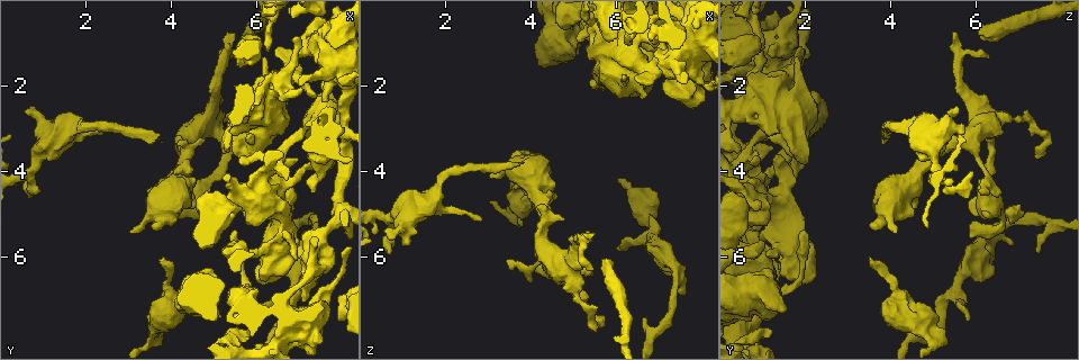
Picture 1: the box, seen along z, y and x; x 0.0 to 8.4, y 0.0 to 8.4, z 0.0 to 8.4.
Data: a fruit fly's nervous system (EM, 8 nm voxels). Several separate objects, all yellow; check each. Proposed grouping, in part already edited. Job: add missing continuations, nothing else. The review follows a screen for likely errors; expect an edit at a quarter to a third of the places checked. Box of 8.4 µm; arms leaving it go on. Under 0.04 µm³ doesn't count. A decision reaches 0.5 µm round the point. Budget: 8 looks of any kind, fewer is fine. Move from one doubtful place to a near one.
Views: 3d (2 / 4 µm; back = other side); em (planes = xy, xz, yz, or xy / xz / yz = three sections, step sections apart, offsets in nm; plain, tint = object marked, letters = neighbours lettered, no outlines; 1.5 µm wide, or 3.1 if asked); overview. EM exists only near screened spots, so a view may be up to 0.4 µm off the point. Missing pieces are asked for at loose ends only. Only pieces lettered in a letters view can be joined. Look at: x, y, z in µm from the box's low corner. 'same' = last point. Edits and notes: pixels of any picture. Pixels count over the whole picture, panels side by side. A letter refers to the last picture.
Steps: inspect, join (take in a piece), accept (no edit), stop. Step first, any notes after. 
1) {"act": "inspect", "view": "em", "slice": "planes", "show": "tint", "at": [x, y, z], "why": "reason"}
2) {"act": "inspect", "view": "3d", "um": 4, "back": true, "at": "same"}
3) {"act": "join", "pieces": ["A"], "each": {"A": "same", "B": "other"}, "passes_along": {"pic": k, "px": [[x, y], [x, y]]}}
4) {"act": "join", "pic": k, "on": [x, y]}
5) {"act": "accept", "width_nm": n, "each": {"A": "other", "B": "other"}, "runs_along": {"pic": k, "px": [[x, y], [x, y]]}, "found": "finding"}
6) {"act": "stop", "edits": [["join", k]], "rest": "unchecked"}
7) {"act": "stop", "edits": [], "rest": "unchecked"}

{"act": "inspect", "view": "3d", "um": 2, "at": [6.75, 5.85, 7.45], "why": "an open end"}

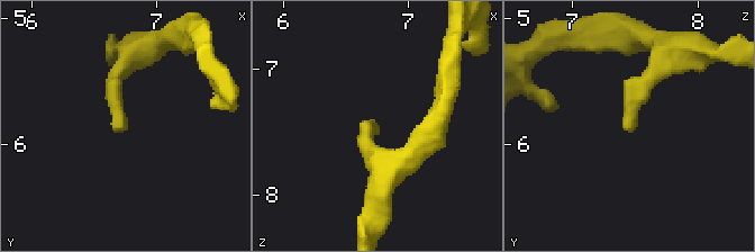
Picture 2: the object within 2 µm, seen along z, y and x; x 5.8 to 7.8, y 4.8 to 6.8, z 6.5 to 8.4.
{"act": "inspect", "view": "em", "slice": "planes", "show": "letters", "at": [6.74, 5.90, 7.40]}

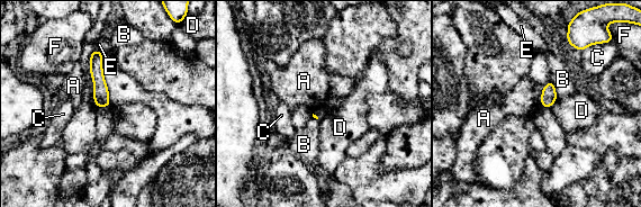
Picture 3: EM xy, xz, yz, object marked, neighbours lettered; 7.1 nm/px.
{"act": "accept", "each": {"A": "other", "B": "other", "C": "other", "D": "other", "E": "other", "F": "other"}, "runs_along": {"pic": 3, "px": [[96, 53], [96, 71], [106, 104]]}, "found": "no lettered piece goes on from it"}

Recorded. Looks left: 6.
{"act": "inspect", "view": "3d", "um": 4, "at": [6.05, 7.50, 5.85], "why": "branch stops here"}

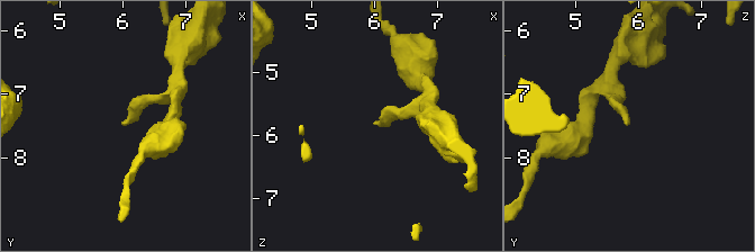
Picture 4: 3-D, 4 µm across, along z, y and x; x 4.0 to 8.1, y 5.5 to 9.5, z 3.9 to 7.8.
{"act": "inspect", "view": "em", "slice": "planes", "show": "letters", "at": [6.05, 7.50, 5.80]}

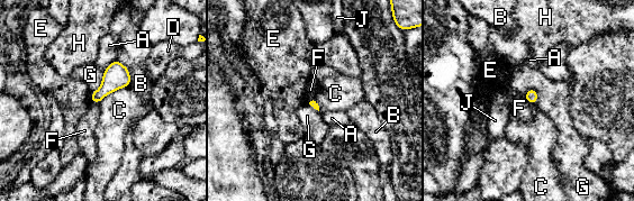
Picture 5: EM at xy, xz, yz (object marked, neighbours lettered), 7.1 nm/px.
{"act": "accept", "each": {"A": "other", "B": "other", "C": "other", "D": "other", "E": "other", "F": "other", "G": "other", "H": "other", "J": "other"}, "border": {"pic": 5, "px": [[128, 85], [108, 93], [98, 103]]}, "found": "no lettered piece goes on from it"}

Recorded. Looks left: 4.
{"act": "inspect", "view": "em", "slice": "xy", "step": 8, "show": "letters", "at": [3.85, 6.05, 3.55], "why": "free end"}

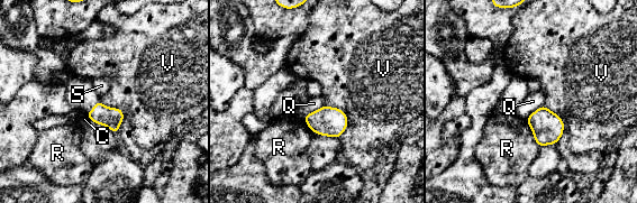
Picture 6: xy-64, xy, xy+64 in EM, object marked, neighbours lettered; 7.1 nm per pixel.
{"act": "accept", "each": {"C": "other", "Q": "other", "R": "other", "S": "other", "V": "other"}, "border": {"pic": 6, "px": [[100, 101], [123, 111], [117, 132]]}, "found": "none of them fits"}

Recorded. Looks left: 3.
{"act": "stop", "edits": [], "rest": "unchecked"}

